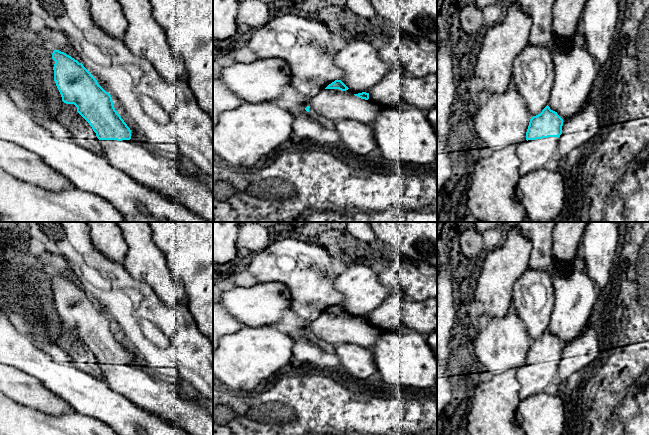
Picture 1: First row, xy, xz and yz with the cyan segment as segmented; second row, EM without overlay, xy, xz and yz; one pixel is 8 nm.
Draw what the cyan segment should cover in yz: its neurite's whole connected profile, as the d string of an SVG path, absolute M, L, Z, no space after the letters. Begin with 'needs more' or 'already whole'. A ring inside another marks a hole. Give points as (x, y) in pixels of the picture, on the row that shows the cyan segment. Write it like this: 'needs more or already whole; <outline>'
needs more; M548 105L540 114L531 117L526 141L517 145L520 176L540 170L549 160L558 158L558 139L562 126L563 119Z

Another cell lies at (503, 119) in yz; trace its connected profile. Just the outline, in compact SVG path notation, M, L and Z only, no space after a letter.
M511 80L504 93L483 97L475 114L475 131L487 147L502 149L527 141L530 119L526 103Z

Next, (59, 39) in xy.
M45 26L37 31L37 35L40 37L42 42L46 40L52 41L55 46L55 50L64 52L79 63L82 63L76 51L71 47L65 33L52 31L50 28Z

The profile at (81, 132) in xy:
M62 101L62 108L55 119L69 131L71 139L79 146L105 157L103 147L96 133L77 112L77 107L74 104L66 104Z

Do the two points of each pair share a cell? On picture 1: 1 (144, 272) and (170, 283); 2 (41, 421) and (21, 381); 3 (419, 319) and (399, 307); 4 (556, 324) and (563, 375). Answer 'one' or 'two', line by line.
1: one
2: two
3: one
4: two

